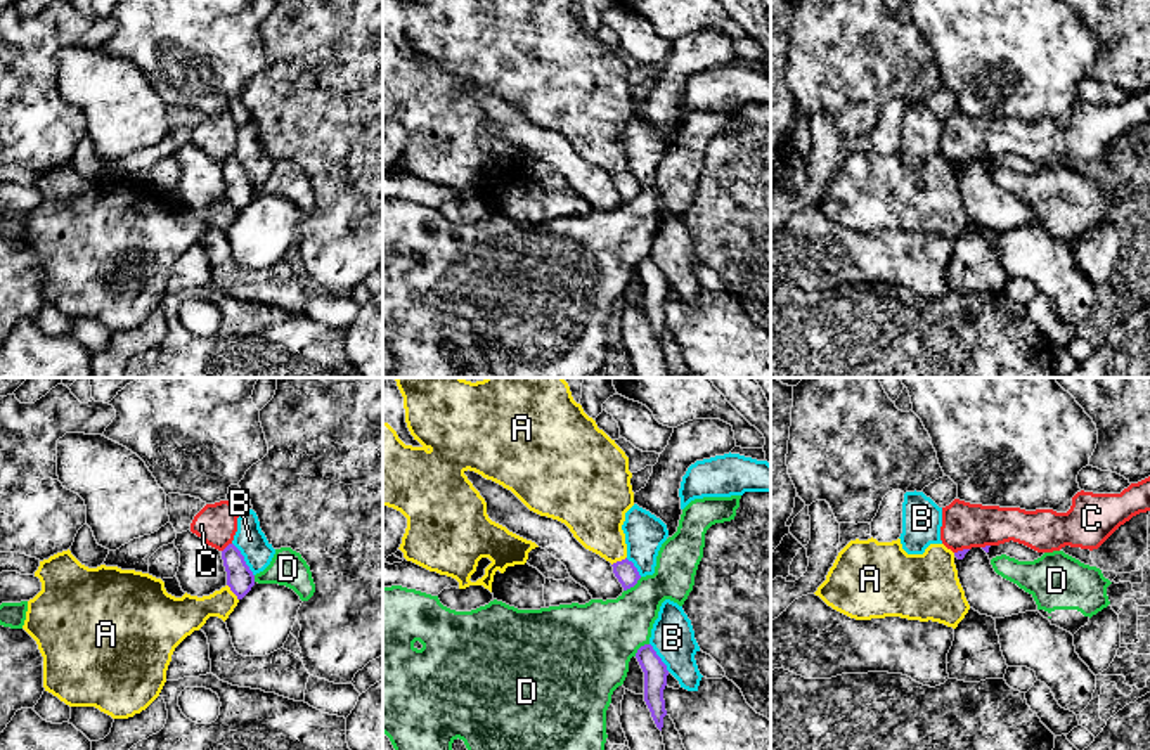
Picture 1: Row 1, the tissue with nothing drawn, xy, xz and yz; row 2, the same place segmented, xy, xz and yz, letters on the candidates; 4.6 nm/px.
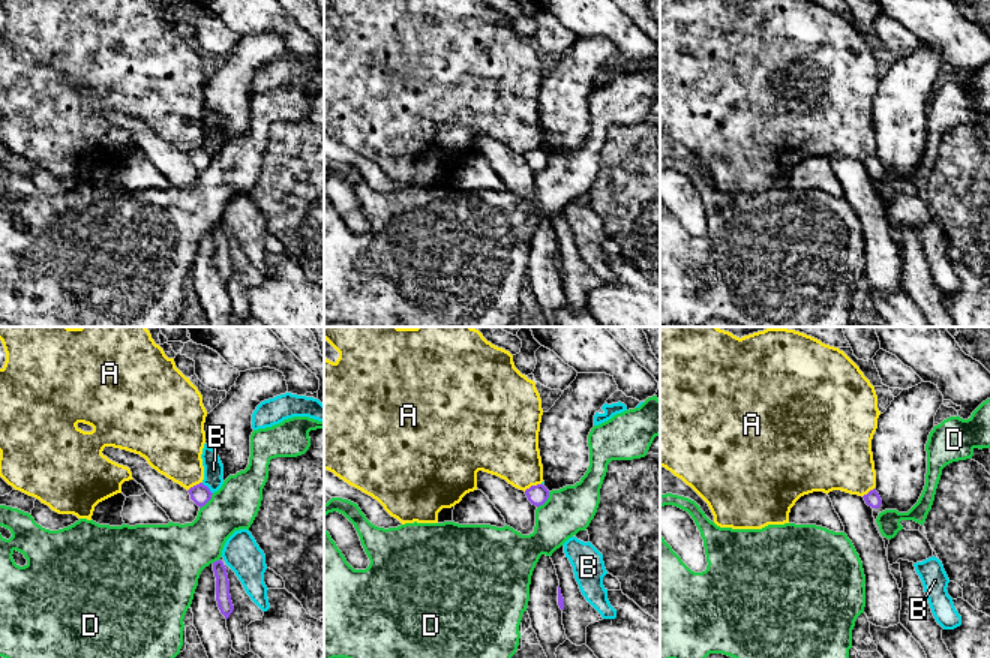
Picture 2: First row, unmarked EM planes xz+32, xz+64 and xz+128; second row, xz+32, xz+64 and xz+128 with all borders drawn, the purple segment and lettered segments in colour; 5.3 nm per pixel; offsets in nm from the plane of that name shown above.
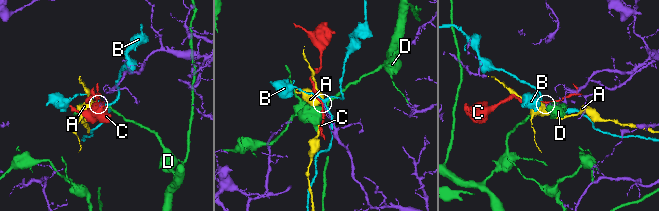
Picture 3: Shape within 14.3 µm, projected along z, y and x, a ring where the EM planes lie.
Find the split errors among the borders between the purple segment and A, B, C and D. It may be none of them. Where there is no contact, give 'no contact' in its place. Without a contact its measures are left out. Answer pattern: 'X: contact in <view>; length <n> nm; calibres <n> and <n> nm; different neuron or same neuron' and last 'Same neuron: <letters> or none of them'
A: contact in xy; length 90 nm; calibres 120 and 170 nm; different neuron
B: contact in xy; length 190 nm; calibres 120 and 140 nm; different neuron
C: contact in xy; length 60 nm; calibres 120 and 190 nm; different neuron
D: contact in xz; length 110 nm; calibres 100 and 300 nm; different neuron
Same neuron: none of them

